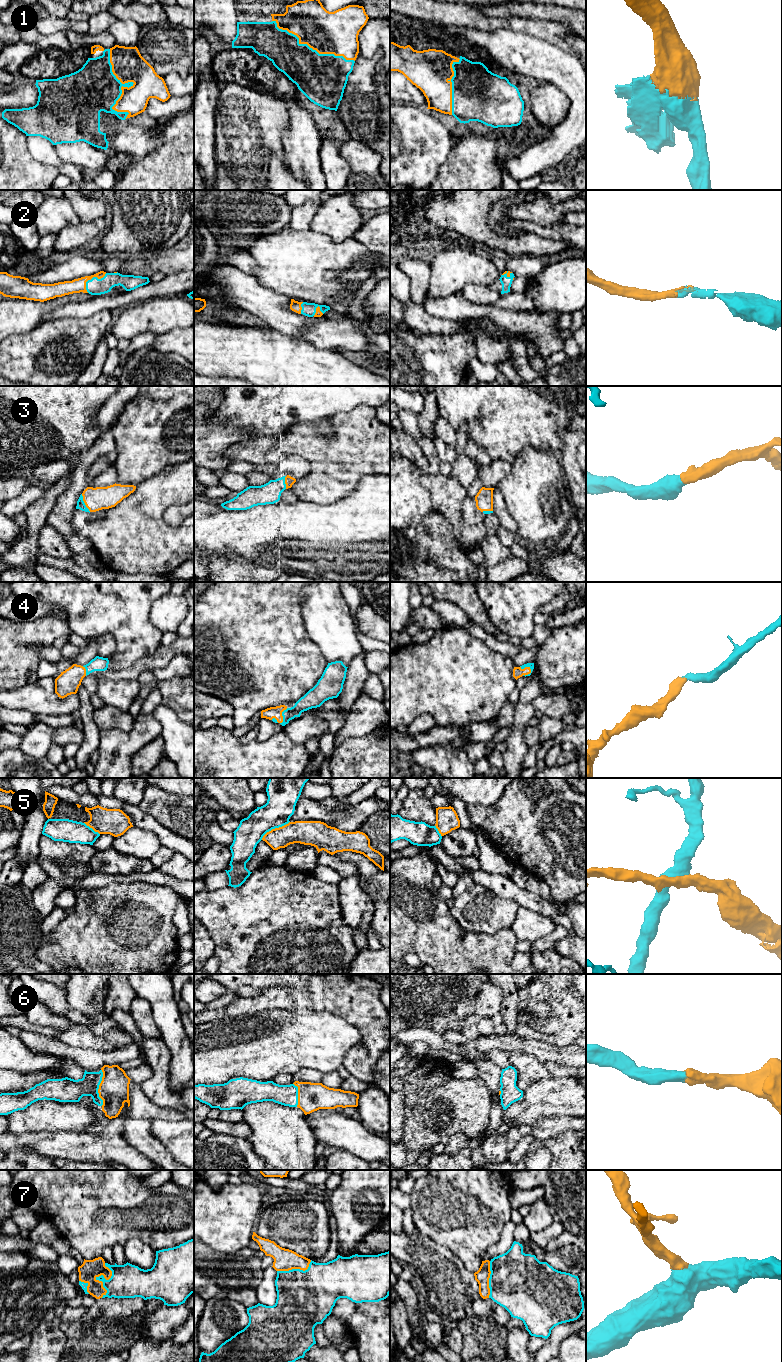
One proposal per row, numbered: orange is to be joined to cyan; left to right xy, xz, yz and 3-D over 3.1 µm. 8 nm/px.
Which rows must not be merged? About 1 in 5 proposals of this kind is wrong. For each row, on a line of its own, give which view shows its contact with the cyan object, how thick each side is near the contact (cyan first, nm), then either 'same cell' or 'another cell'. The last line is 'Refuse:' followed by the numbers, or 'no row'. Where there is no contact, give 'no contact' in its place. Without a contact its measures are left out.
1: meets cyan in xy; 380 nm thick on the cyan side, 260 nm on the other; same cell
2: meets cyan in xy; 140 nm thick on the cyan side, 110 nm on the other; same cell
3: meets cyan in xy; 70 nm thick on the cyan side, 190 nm on the other; same cell
4: meets cyan in yz; 50 nm thick on the cyan side, 80 nm on the other; same cell
5: meets cyan in xz; 240 nm thick on the cyan side, 190 nm on the other; another cell
6: meets cyan in xy; 190 nm thick on the cyan side, 240 nm on the other; same cell
7: meets cyan in xy; 280 nm thick on the cyan side, 160 nm on the other; same cell
Refuse: 5

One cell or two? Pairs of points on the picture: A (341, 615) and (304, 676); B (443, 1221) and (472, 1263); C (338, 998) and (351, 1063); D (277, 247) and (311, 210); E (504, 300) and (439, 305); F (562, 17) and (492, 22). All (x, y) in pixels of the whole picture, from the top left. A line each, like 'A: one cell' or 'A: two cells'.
A: two cells
B: one cell
C: one cell
D: two cells
E: two cells
F: two cells

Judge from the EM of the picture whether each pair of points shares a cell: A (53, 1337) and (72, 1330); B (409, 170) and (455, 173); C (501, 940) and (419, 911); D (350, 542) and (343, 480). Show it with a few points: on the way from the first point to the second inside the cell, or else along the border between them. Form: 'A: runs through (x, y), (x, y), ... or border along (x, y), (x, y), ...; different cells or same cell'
A: border along (58, 1325), (65, 1335), (65, 1348), (63, 1351); different cells
B: border along (449, 151), (447, 159), (433, 179); different cells
C: runs through (481, 943), (451, 943), (439, 931); same cell
D: border along (361, 479), (352, 491), (332, 502), (323, 504); different cells

